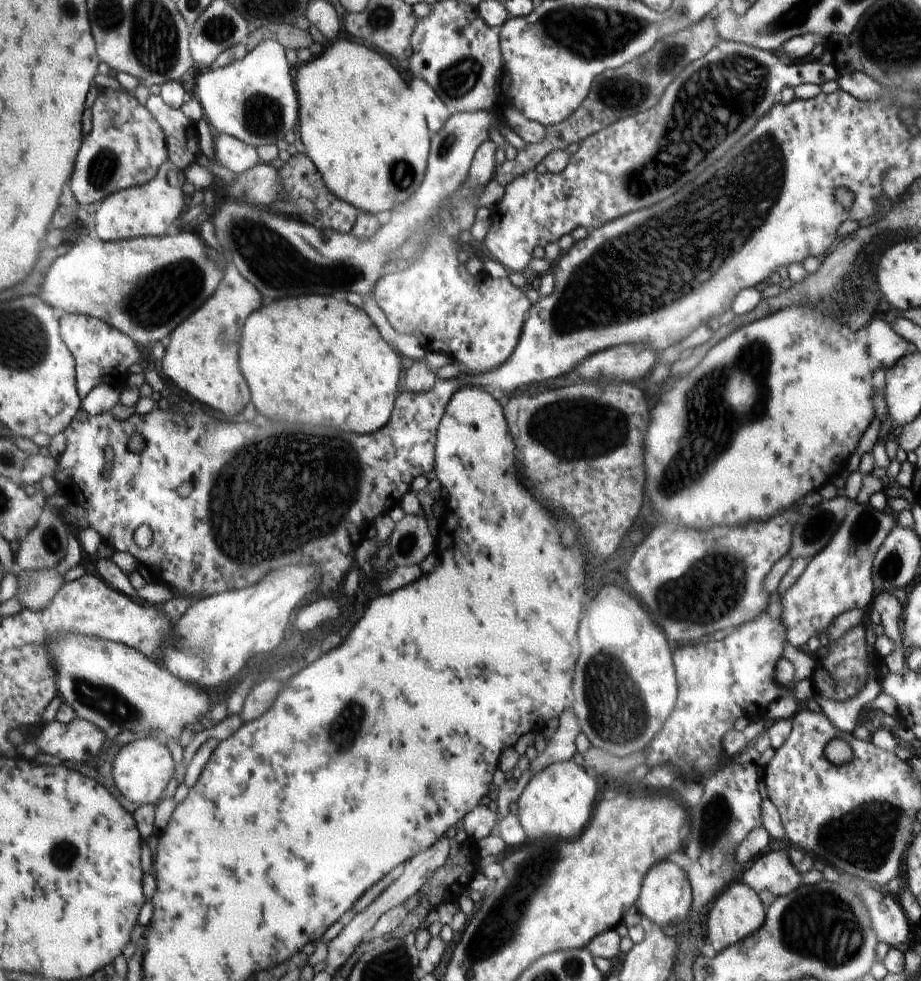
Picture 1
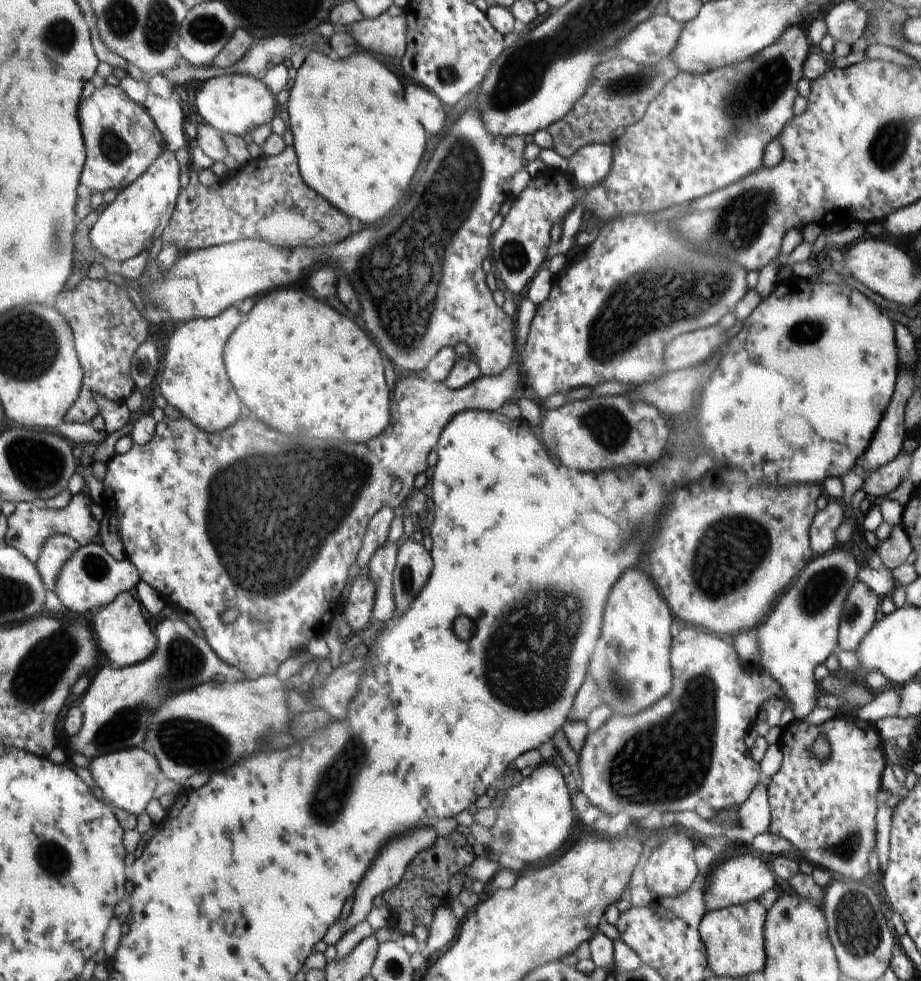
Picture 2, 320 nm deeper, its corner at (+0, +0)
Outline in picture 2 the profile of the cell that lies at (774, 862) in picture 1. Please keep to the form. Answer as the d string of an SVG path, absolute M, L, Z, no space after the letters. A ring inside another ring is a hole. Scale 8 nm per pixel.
M747 850L740 851L736 856L721 862L719 869L711 878L705 890L706 904L712 911L723 909L730 905L740 905L750 900L758 900L767 890L776 886L776 876L770 868L756 856L748 856Z

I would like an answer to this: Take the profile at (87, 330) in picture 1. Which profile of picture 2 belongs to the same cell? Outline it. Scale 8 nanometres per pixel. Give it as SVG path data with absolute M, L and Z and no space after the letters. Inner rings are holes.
M86 277L74 288L64 288L52 307L64 316L73 330L75 349L83 370L80 394L65 414L64 422L91 424L99 413L95 395L120 403L126 402L135 392L136 386L130 376L131 360L138 345L146 340L146 322L140 320L142 314L126 290L106 279Z

